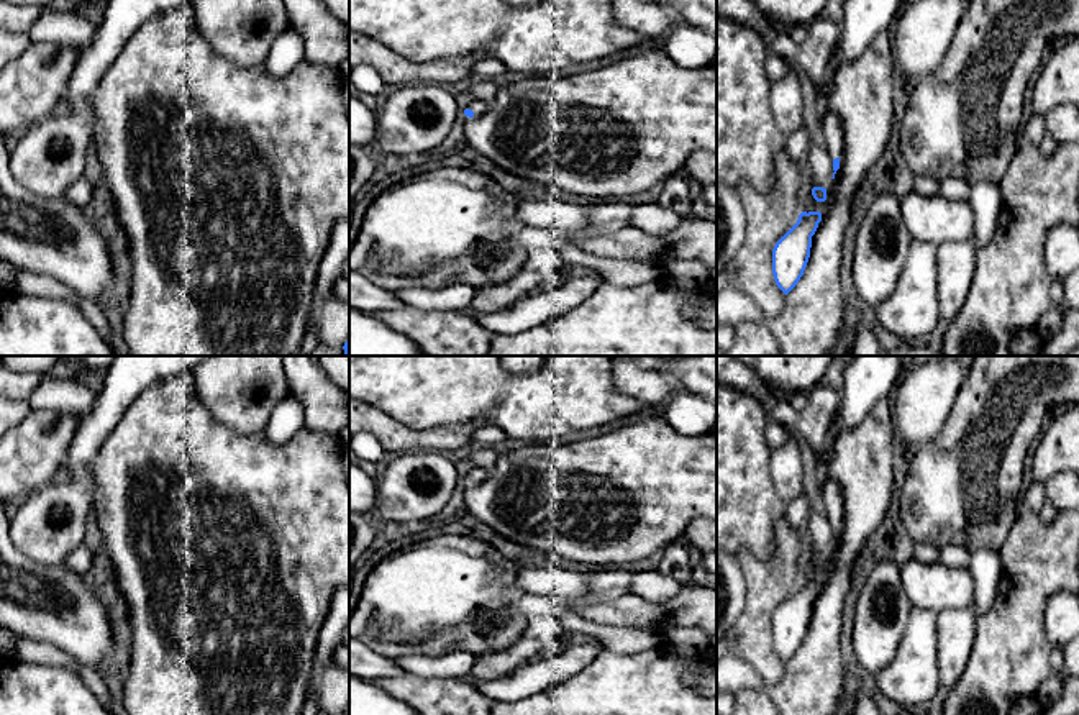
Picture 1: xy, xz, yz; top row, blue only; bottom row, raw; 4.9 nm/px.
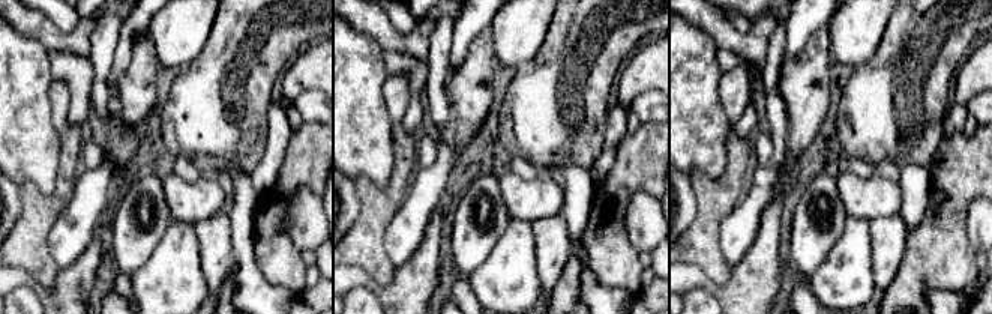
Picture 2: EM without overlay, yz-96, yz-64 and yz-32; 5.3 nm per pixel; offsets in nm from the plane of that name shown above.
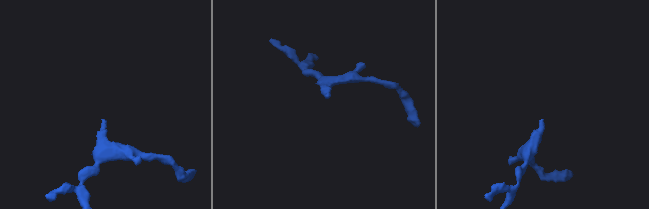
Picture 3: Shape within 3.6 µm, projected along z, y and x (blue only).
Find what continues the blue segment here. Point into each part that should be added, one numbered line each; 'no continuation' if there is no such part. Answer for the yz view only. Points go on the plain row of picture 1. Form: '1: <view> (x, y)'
1: yz (833, 504)

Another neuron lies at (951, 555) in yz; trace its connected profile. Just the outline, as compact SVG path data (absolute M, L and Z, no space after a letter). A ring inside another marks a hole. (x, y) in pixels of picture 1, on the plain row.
M943 544L940 548L940 561L949 567L963 567L967 569L971 562L971 553L964 544Z

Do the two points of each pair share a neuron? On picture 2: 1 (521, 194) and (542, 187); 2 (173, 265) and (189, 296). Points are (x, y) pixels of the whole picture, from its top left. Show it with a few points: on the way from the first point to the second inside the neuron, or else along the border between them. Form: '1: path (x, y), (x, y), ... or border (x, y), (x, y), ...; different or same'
1: path (526, 194), (538, 191); same
2: path (173, 272), (173, 280), (182, 289); same

